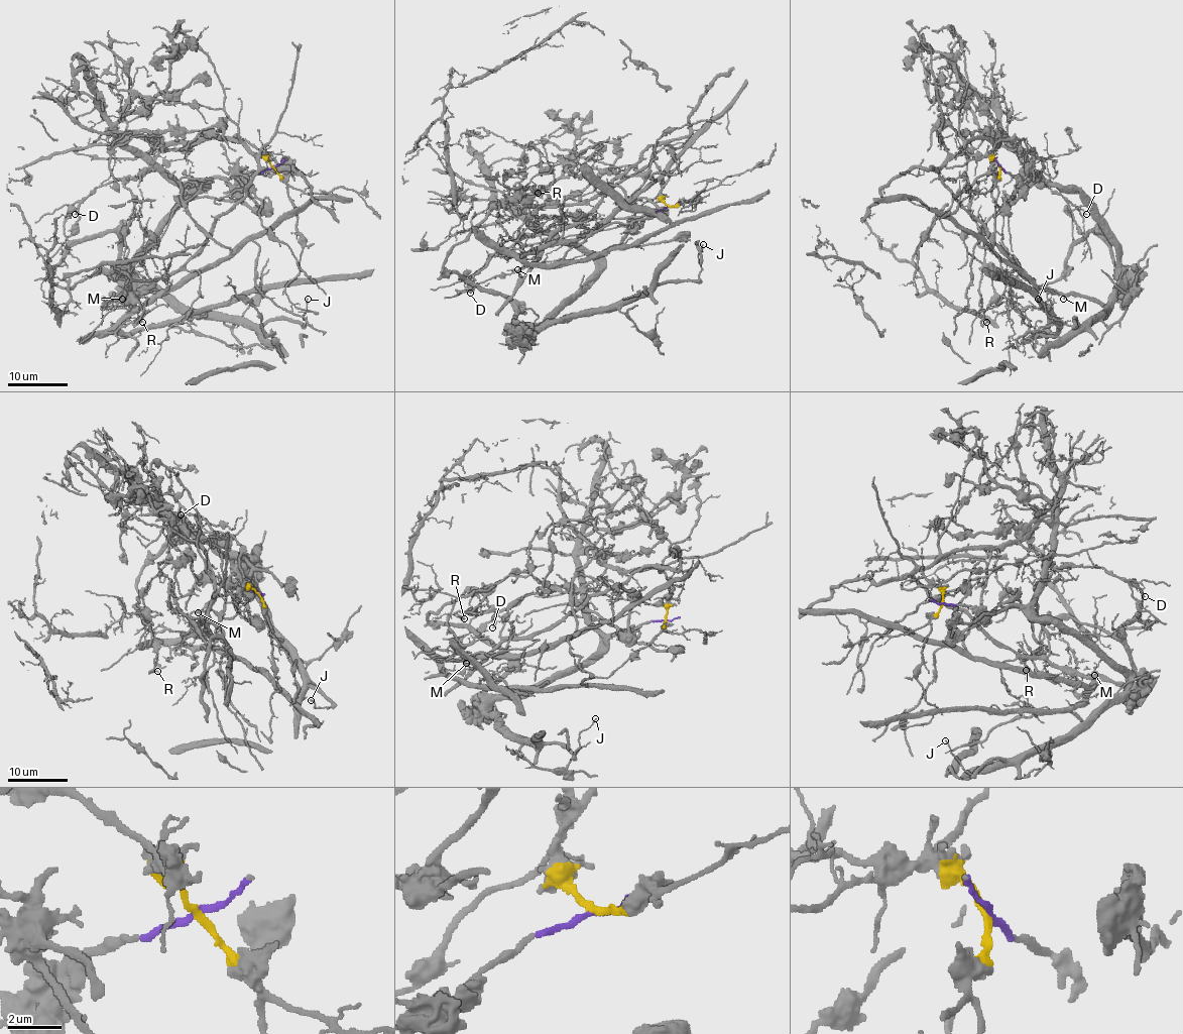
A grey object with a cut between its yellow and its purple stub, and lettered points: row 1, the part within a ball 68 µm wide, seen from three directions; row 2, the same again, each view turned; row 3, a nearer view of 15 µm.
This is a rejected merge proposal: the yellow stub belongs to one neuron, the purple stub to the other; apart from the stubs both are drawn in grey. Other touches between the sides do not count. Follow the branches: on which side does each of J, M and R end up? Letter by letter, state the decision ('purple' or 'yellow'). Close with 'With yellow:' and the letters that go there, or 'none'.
J: purple
M: yellow
R: purple
With yellow: M

